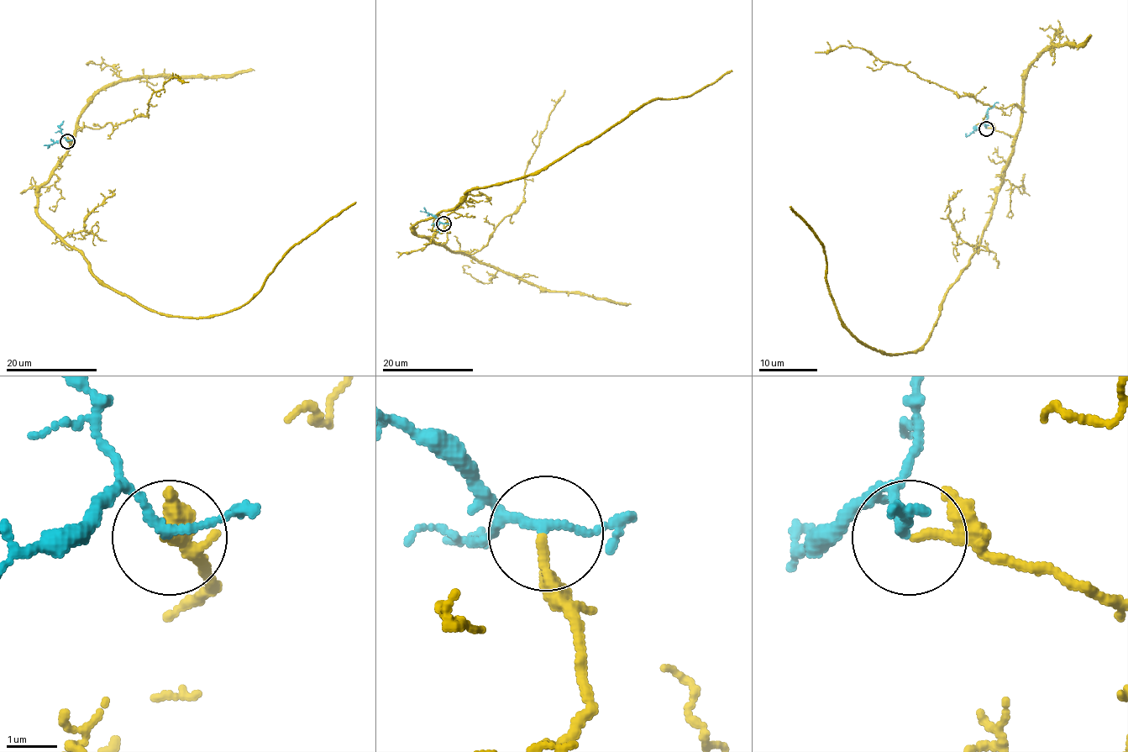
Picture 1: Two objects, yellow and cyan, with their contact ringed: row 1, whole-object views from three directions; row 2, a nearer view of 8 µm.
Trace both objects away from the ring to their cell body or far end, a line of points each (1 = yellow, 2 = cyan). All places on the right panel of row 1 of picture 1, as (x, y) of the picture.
1: (987, 128), (1013, 138), (1013, 155), (917, 350), (857, 339), (836, 311), (822, 245), (790, 207)
2: (987, 128), (983, 123), (971, 134), (965, 134)

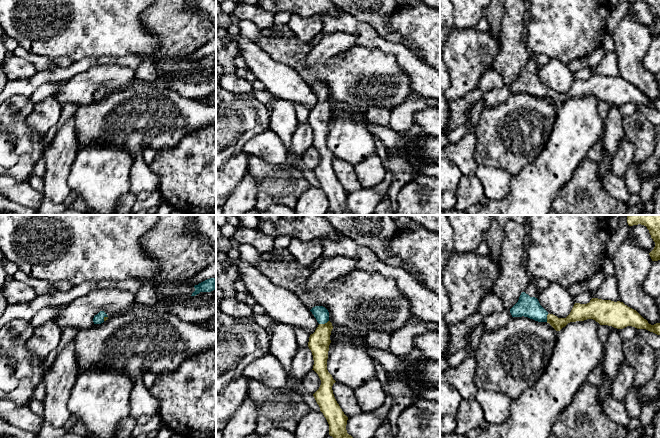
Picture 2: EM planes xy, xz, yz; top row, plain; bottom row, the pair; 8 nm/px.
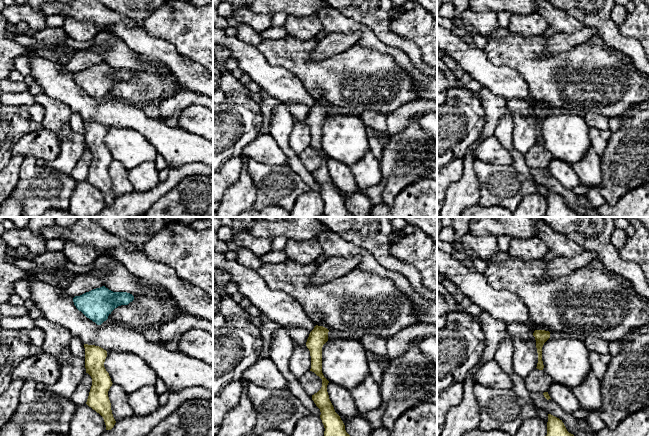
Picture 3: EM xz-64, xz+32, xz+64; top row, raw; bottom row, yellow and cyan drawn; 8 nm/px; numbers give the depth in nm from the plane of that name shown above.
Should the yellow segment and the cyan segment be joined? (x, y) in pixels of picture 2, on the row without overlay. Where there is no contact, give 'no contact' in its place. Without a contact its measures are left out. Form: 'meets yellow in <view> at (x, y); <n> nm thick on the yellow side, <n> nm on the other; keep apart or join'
meets yellow in xz at (323, 100); 170 nm thick on the yellow side, 120 nm on the other; join

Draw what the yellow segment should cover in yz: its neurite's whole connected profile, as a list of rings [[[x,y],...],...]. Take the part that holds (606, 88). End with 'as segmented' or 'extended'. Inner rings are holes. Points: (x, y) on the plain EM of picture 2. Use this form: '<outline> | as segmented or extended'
[[[522,68],[518,78],[510,85],[510,89],[512,93],[524,92],[538,98],[547,98],[556,107],[560,107],[570,98],[593,95],[600,101],[608,101],[617,105],[632,102],[660,111],[660,99],[649,100],[636,86],[620,77],[592,74],[587,80],[575,79],[566,94],[558,94],[549,90],[537,74]]] | extended

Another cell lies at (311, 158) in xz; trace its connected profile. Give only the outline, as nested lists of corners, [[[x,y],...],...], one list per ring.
[[[311,146],[302,156],[306,170],[313,171],[320,163],[321,156],[318,150]]]

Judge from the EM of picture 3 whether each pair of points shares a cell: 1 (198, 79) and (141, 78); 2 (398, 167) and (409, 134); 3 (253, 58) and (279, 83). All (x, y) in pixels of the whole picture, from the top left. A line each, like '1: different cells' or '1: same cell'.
1: different cells
2: same cell
3: same cell

